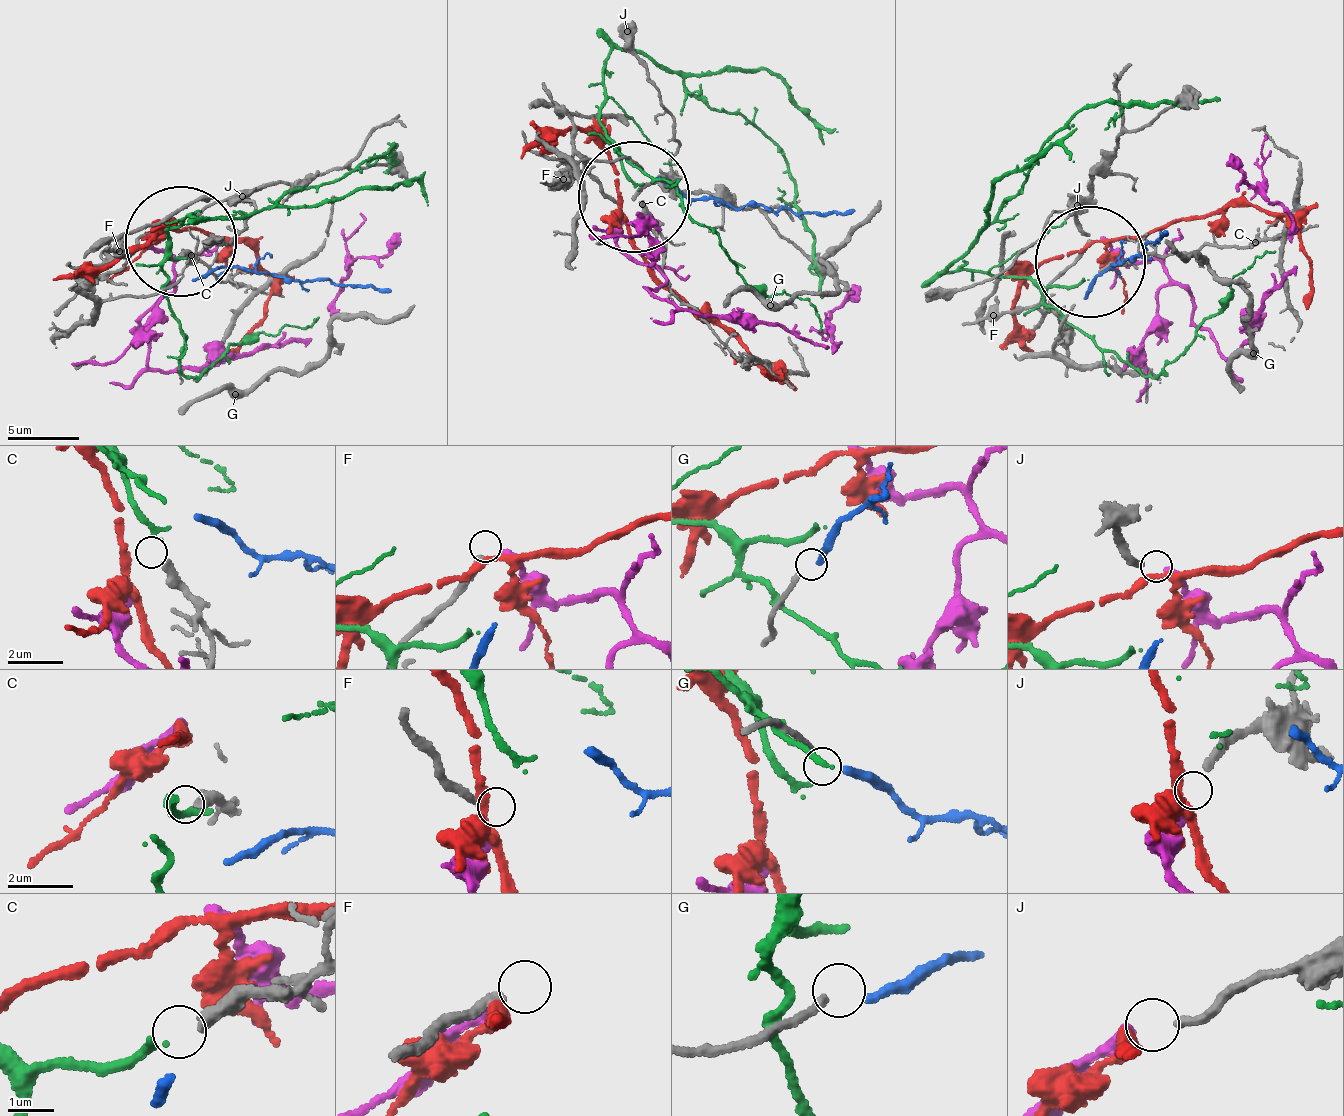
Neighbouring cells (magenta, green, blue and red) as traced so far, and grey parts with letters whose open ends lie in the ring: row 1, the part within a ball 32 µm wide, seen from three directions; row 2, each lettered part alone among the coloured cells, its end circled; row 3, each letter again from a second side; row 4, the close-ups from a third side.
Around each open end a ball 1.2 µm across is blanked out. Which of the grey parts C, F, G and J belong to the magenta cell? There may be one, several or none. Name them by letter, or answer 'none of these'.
J

